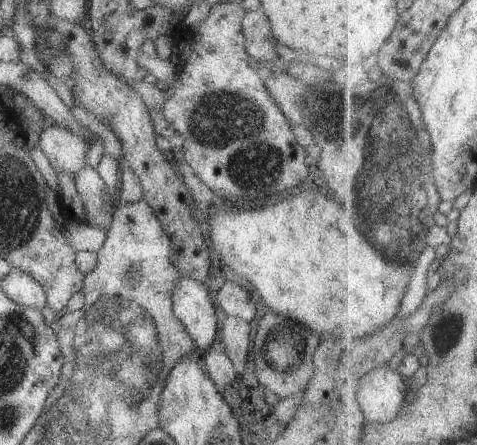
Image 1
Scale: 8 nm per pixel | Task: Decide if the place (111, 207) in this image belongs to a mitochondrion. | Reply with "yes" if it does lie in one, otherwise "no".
no

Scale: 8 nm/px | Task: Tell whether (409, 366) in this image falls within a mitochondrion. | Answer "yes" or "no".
no

